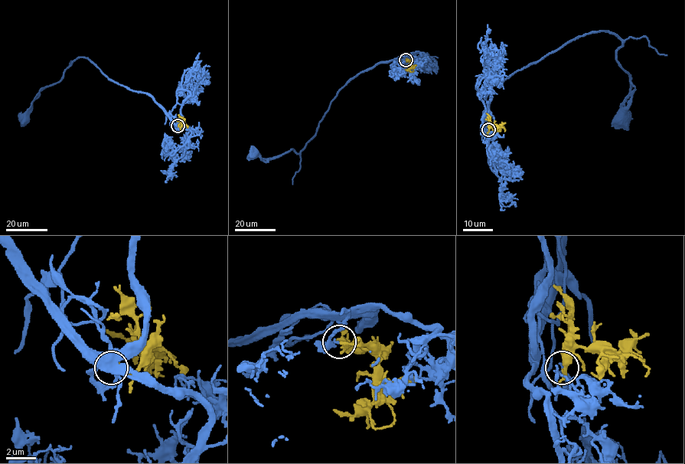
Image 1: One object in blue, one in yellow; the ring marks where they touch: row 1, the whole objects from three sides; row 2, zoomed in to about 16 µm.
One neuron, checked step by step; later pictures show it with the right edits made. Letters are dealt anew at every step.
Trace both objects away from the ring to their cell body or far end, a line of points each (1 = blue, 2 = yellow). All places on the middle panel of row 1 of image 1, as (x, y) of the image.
1: (406, 60), (380, 62), (353, 77), (298, 153), (291, 148), (260, 159), (254, 153)
2: (406, 60), (411, 62), (410, 70), (413, 71)

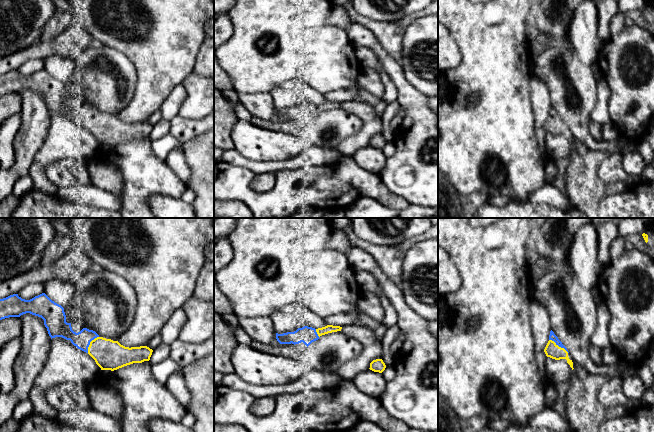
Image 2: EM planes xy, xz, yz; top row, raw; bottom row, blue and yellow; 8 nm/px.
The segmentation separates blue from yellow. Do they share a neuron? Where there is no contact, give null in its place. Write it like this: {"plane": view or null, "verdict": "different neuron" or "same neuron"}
{"plane": "yz", "verdict": "same neuron"}

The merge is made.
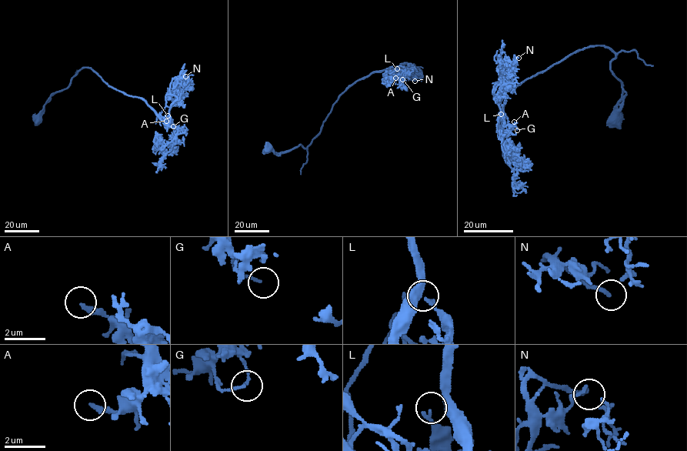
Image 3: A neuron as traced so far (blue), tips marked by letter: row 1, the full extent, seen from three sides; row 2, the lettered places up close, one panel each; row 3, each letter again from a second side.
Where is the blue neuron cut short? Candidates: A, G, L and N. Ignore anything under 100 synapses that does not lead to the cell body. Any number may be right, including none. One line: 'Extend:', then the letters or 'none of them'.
Extend: N

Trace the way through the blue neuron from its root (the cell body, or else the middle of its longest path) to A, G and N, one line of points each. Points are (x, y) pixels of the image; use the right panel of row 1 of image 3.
A: (615, 119), (622, 101), (622, 83), (610, 68), (615, 55), (595, 45), (510, 88), (498, 128), (514, 121)
G: (615, 119), (622, 101), (622, 83), (610, 68), (615, 55), (595, 45), (506, 92), (498, 128), (517, 130)
N: (615, 119), (622, 83), (601, 45), (510, 88), (501, 114), (498, 61), (518, 58)

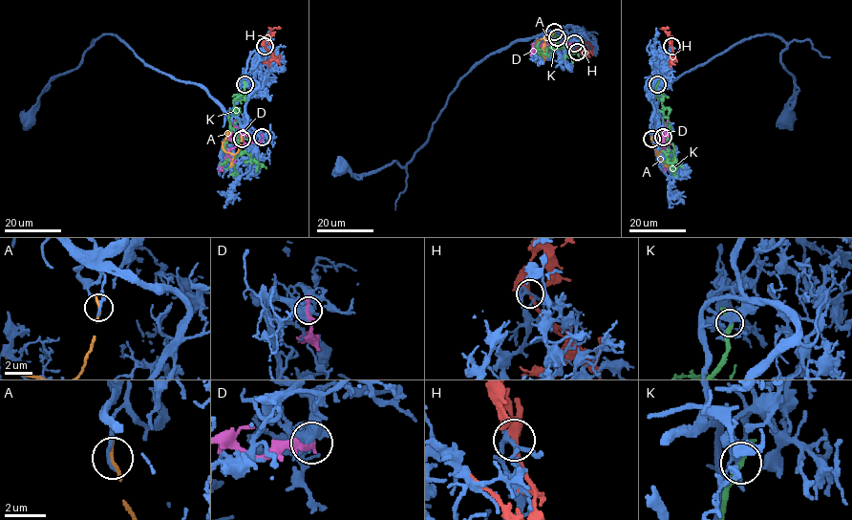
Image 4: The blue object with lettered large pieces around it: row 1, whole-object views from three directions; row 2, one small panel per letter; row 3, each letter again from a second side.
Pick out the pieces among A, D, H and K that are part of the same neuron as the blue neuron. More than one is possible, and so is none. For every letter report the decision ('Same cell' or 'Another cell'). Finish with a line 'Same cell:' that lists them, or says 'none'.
A: Another cell
D: Another cell
H: Another cell
K: Another cell
Same cell: none

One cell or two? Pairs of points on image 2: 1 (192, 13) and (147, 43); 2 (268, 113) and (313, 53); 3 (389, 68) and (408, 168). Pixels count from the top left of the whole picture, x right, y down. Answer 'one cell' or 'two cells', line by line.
1: one cell
2: two cells
3: one cell

